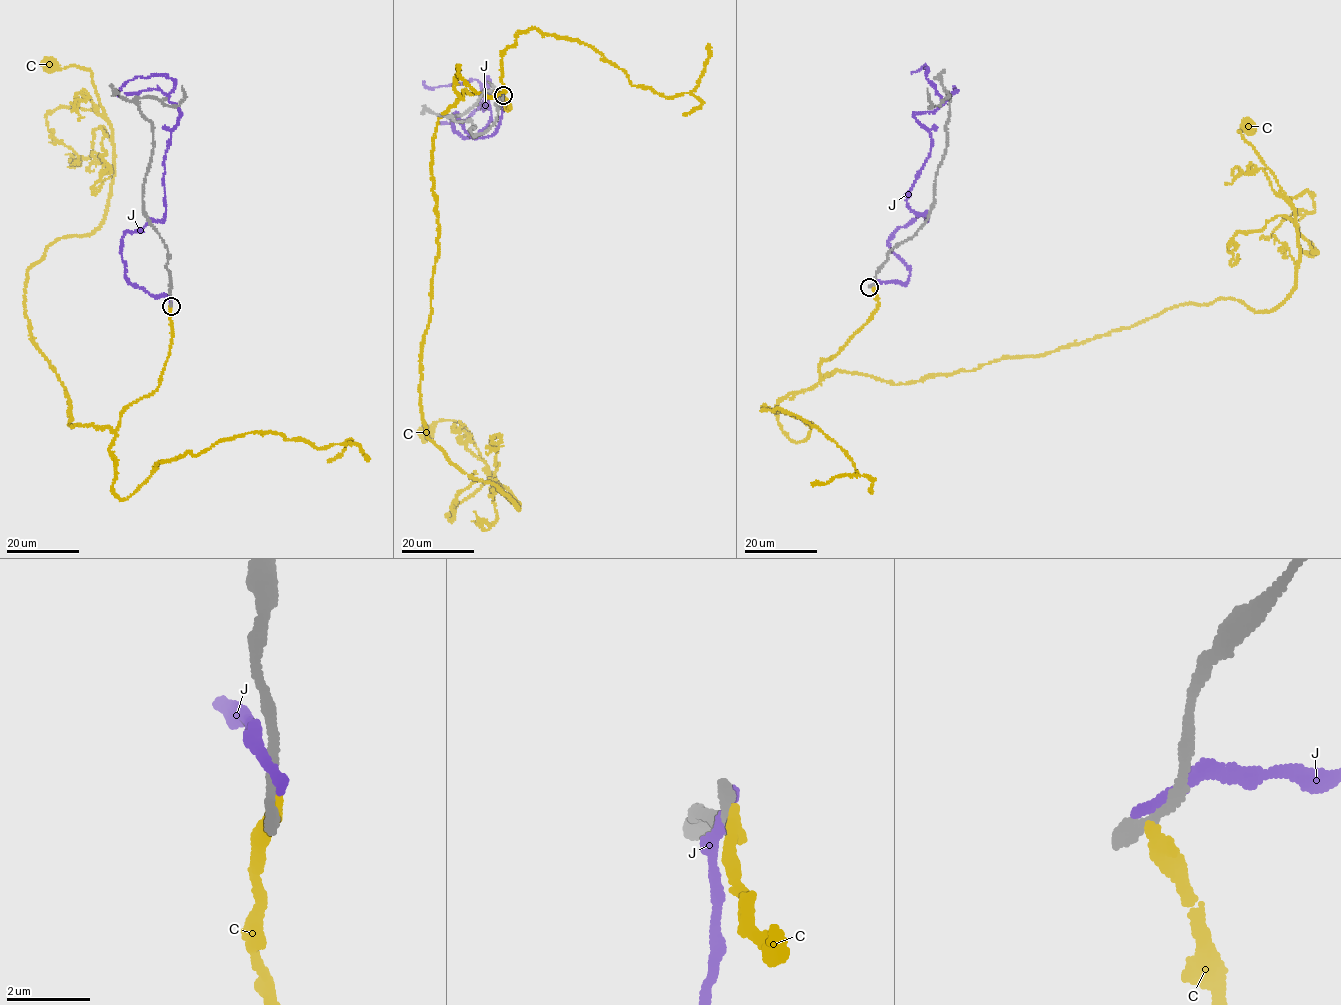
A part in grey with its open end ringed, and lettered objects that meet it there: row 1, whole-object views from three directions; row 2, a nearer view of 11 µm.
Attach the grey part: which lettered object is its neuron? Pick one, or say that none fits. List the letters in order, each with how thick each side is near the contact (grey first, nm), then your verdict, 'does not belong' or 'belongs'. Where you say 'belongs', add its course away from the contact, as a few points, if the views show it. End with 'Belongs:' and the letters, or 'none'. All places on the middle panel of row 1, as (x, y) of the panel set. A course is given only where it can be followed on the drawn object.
C: 360/320 nm | does not belong
J: 240/340 nm | does not belong
Belongs: none

